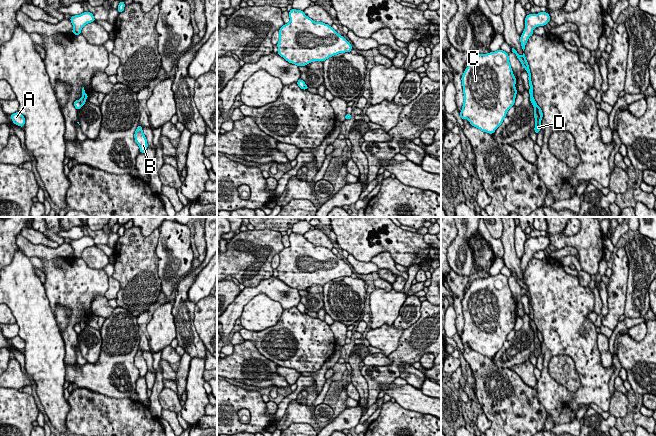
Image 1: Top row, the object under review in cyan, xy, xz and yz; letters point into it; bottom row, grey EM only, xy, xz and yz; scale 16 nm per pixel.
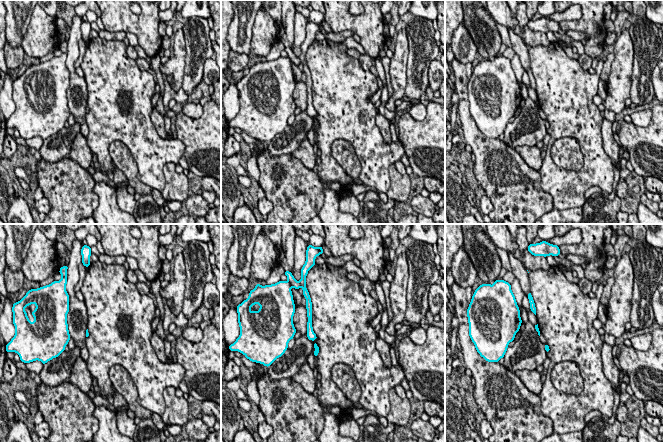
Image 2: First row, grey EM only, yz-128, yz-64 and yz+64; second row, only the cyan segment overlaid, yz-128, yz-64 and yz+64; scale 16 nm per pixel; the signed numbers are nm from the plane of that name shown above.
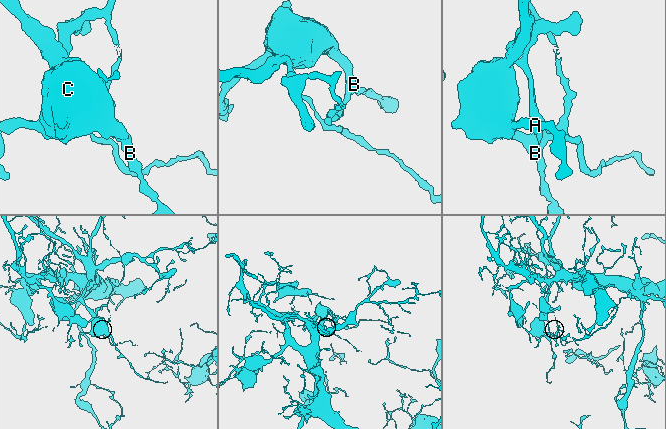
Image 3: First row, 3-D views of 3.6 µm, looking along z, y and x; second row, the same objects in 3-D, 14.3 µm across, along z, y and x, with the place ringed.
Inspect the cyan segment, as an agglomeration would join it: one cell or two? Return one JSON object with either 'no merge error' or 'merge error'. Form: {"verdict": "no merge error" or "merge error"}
{"verdict": "merge error"}

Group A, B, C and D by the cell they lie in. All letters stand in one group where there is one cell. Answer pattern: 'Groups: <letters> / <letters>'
Groups: A B C / D

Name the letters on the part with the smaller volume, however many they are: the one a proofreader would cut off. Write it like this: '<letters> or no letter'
D

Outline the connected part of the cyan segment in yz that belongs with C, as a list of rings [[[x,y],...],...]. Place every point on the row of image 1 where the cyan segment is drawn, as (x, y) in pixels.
[[[503,50],[476,53],[470,59],[462,77],[464,102],[459,113],[461,119],[468,119],[470,124],[483,132],[493,134],[503,123],[507,111],[514,106],[517,90],[517,79],[514,77],[508,53]]]

